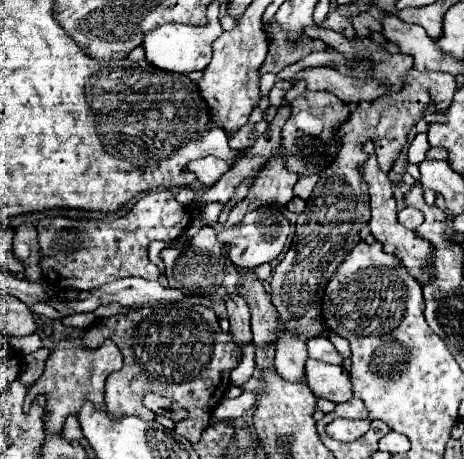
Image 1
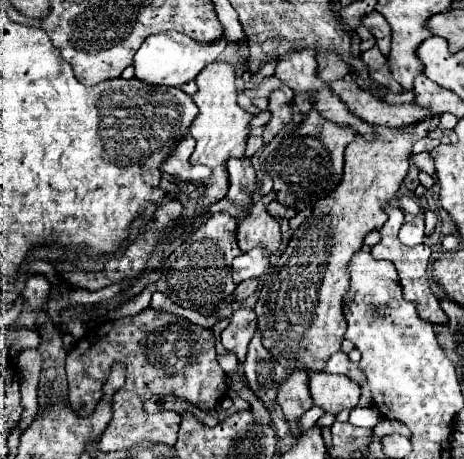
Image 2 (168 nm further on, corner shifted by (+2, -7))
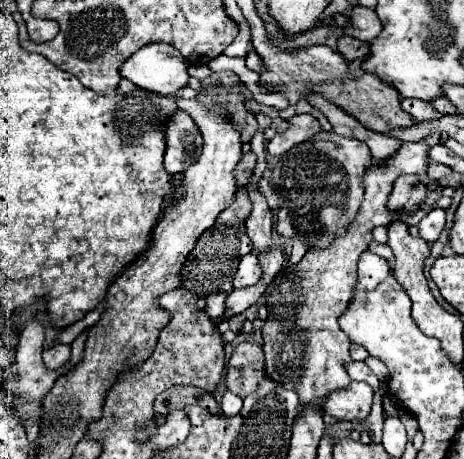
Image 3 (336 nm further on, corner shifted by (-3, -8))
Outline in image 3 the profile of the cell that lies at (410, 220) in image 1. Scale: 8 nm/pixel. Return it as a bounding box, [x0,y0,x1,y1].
[419,208,445,242]

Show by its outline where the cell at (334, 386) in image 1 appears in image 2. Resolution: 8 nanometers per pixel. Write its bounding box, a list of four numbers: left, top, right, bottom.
[310,371,360,415]

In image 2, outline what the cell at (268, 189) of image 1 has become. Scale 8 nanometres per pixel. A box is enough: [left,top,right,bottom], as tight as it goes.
[236,191,280,253]

